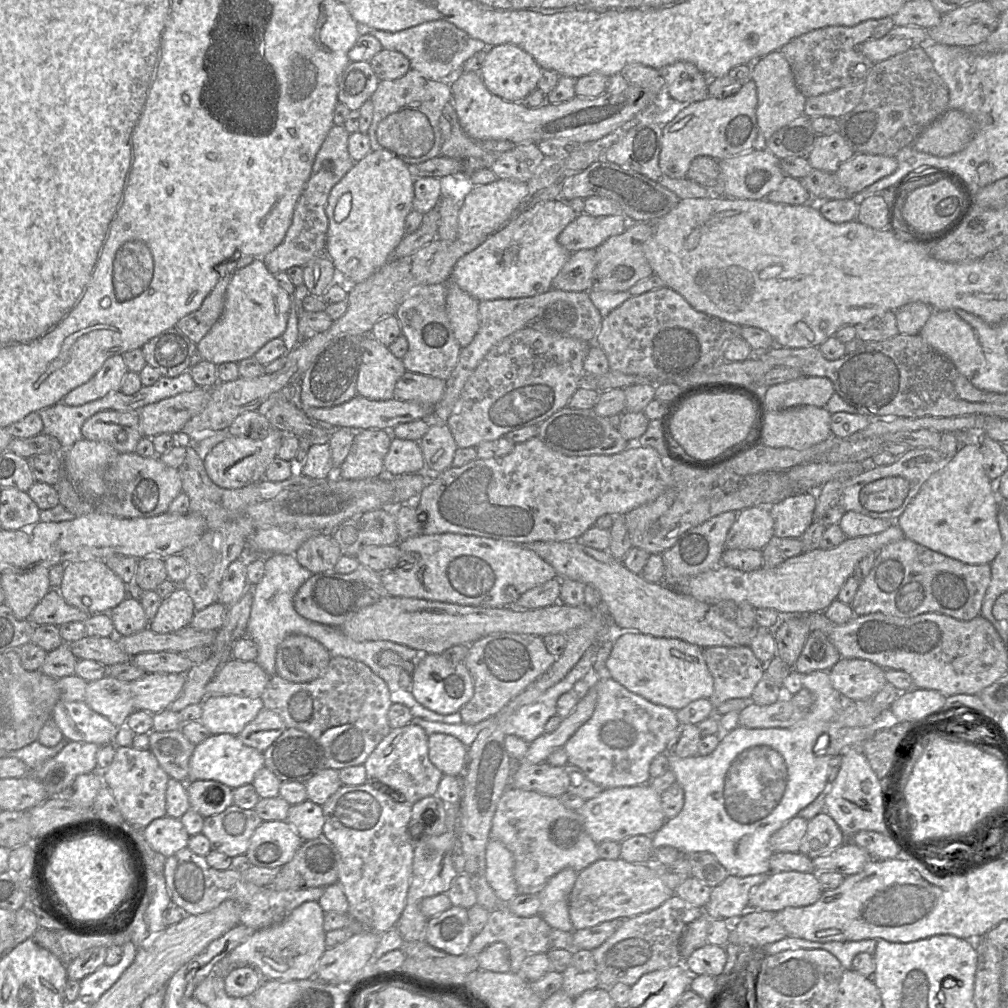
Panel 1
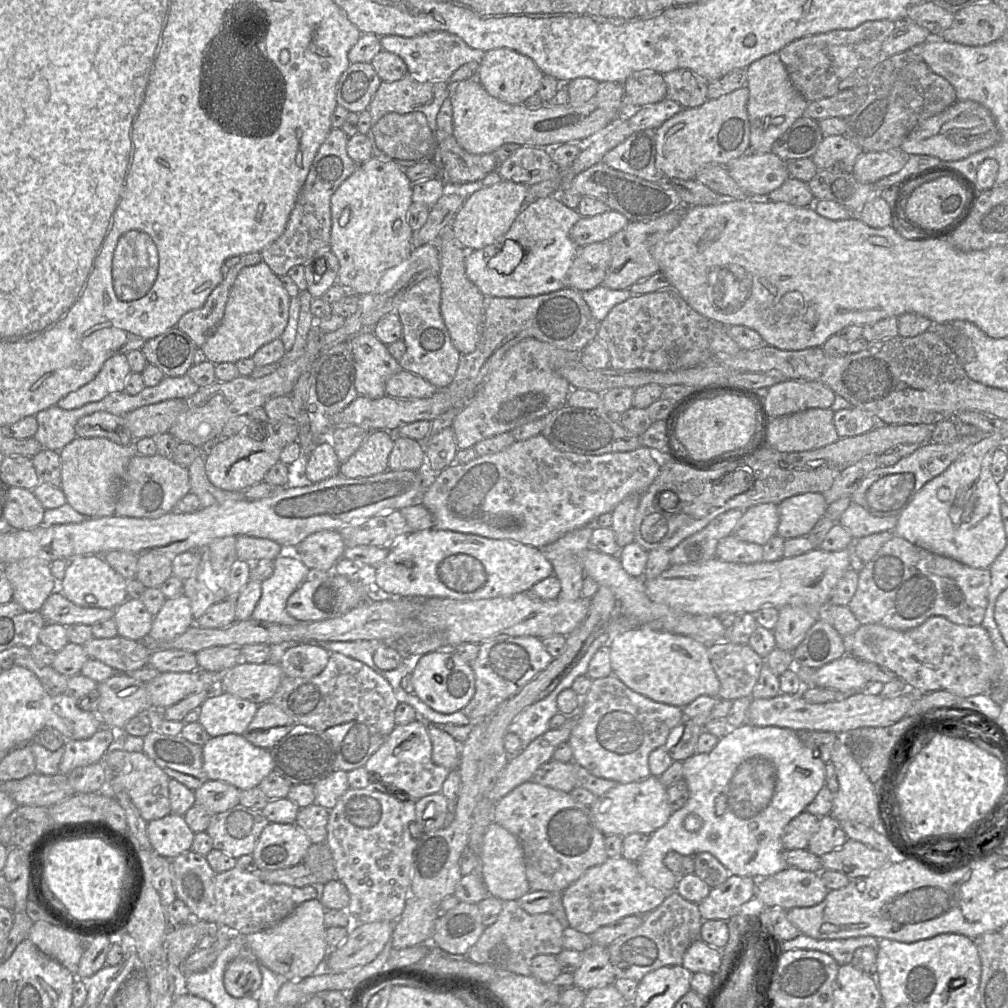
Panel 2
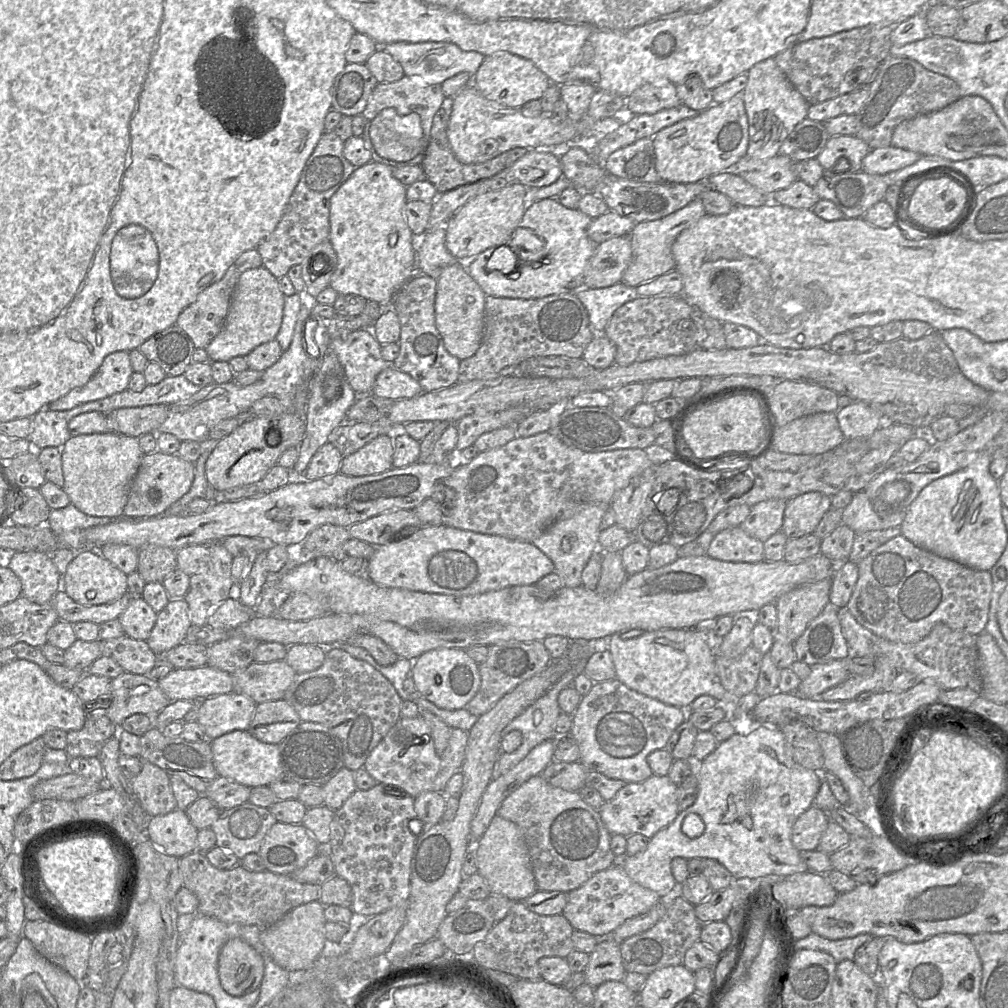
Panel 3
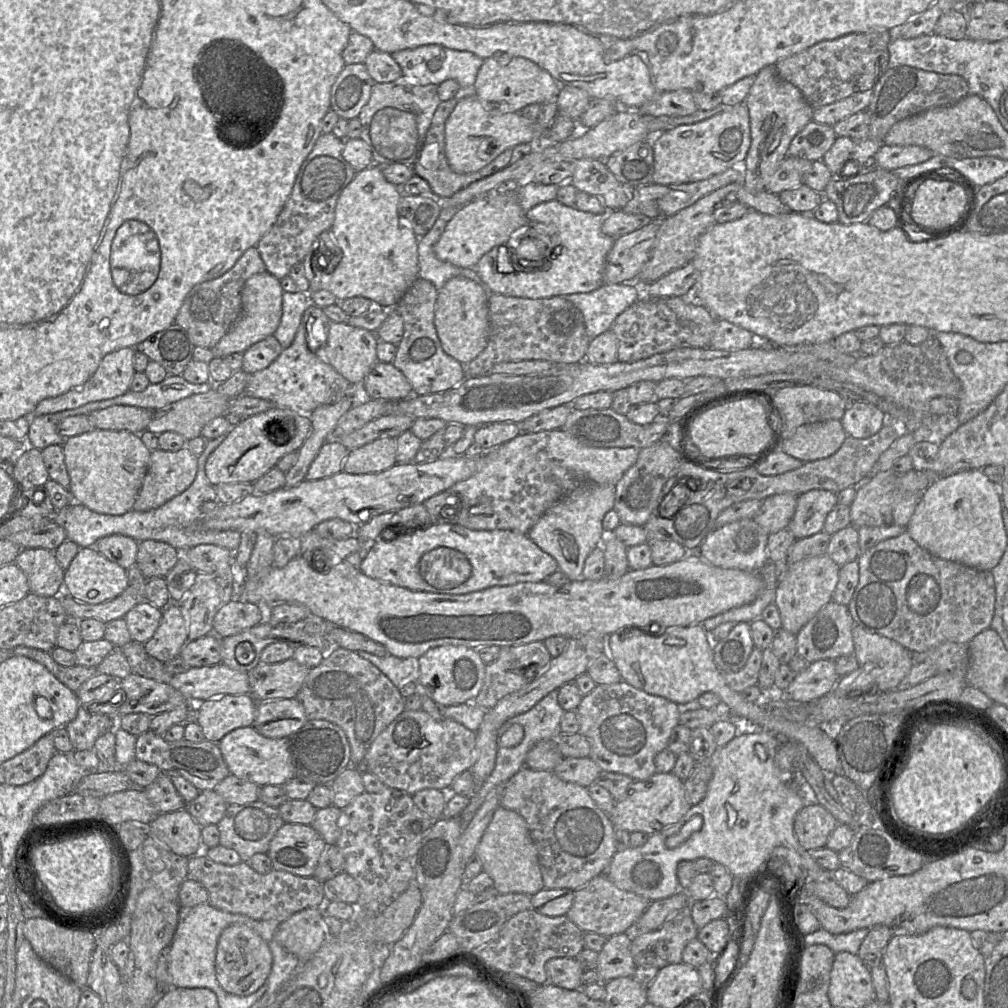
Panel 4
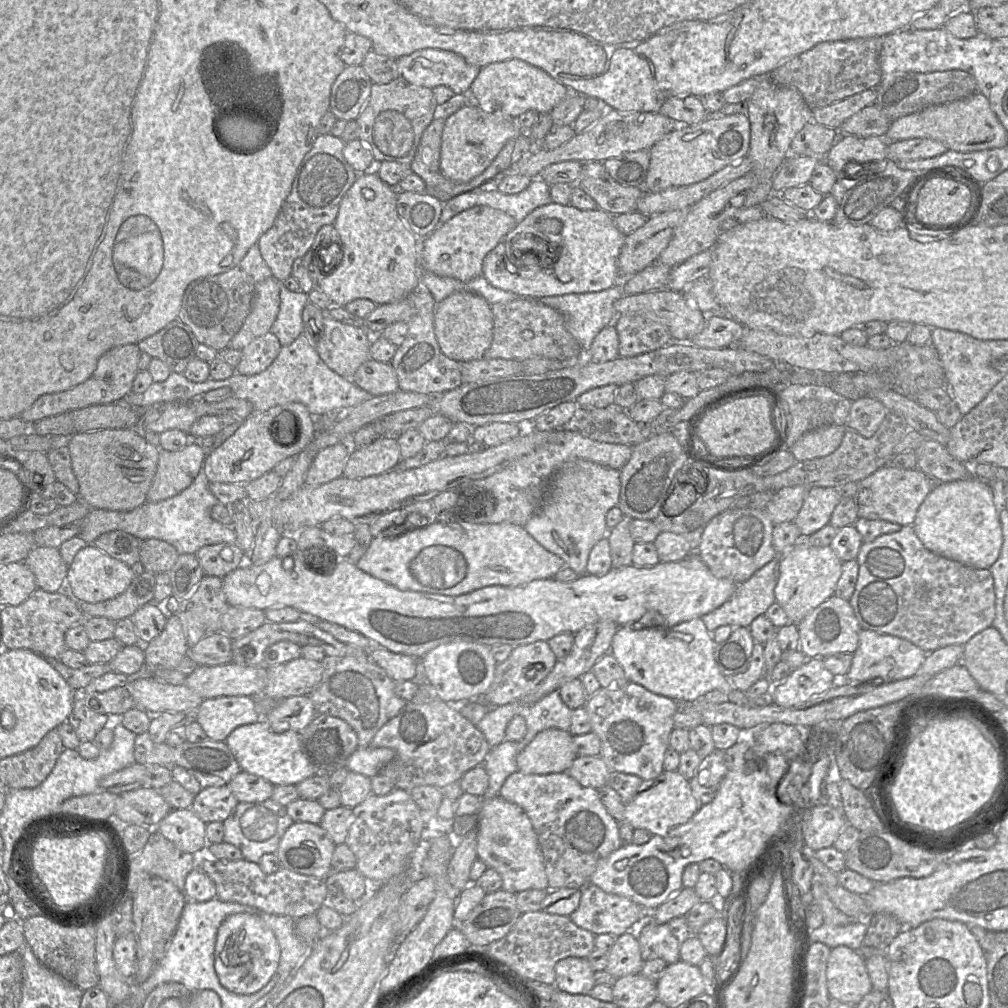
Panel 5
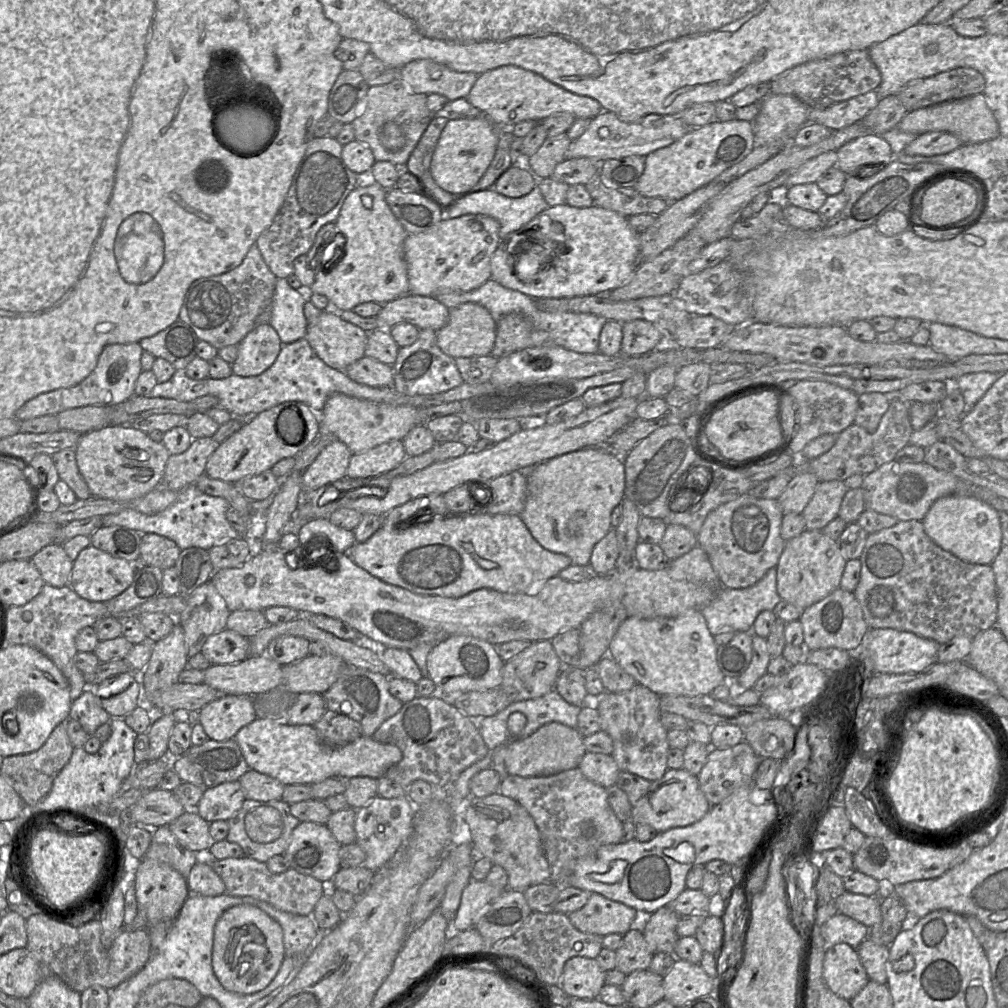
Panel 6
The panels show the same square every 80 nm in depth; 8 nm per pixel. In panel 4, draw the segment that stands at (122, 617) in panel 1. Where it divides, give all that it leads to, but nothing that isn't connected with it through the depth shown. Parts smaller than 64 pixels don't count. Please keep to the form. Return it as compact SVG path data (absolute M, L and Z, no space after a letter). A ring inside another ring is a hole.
M144 601L125 615L124 620L132 641L145 644L152 638L161 622L162 610Z

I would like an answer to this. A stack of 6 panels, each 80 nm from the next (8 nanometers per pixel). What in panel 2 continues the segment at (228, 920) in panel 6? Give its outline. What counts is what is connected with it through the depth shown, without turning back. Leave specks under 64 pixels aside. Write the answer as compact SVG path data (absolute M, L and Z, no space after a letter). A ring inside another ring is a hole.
M236 958L225 969L224 987L235 998L257 996L261 983L259 962Z

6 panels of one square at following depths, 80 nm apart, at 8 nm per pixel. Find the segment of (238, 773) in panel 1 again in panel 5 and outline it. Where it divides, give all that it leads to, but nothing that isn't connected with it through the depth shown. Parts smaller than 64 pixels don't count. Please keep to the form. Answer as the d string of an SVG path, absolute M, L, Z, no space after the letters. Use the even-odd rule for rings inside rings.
M266 721L239 726L225 740L242 771L265 778L273 785L297 785L315 775L315 769L302 750L299 733L273 732Z

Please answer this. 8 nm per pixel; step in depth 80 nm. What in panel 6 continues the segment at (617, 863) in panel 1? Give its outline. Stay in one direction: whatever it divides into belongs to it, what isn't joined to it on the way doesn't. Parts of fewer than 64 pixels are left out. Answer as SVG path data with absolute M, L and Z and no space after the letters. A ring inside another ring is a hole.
M591 893L588 902L581 909L568 914L568 918L581 932L606 936L626 934L639 923L641 915L623 903Z

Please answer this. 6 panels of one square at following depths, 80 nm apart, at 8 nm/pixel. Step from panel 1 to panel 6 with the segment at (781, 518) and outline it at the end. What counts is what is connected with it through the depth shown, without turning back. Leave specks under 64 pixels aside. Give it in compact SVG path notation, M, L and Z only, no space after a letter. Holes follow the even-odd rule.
M844 481L819 482L814 494L802 511L807 530L821 530L838 517L842 500L847 493Z

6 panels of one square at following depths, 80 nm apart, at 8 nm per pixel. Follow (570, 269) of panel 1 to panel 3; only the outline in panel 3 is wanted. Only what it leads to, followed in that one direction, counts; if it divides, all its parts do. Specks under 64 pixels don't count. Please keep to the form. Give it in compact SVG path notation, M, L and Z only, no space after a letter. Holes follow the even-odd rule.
M629 235L598 244L585 267L583 288L605 288L620 282L631 260Z

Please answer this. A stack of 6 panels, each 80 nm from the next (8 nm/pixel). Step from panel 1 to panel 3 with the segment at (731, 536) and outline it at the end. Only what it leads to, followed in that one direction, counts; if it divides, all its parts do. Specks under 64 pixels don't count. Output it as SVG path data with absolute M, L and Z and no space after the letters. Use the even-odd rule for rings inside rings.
M772 499L753 505L750 513L740 527L751 537L765 542L781 531L786 501Z

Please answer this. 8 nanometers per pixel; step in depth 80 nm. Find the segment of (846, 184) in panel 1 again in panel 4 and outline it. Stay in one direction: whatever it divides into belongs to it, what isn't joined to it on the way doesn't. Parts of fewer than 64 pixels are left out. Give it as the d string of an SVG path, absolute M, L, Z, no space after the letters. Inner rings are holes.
M882 144L874 158L878 168L892 171L896 168L924 162L934 155L933 151L921 146L890 146Z

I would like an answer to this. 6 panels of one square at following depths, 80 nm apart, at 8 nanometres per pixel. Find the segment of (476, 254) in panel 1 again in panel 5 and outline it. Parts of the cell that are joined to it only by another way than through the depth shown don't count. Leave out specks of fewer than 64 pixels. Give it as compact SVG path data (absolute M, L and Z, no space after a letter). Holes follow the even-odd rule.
M551 202L534 209L523 221L551 239L553 252L550 259L542 257L538 263L516 267L518 258L512 253L506 257L505 244L501 241L485 256L482 263L482 275L492 286L520 297L540 299L571 293L599 292L621 282L618 257L626 235L615 226L613 215L599 208L580 210L570 204Z

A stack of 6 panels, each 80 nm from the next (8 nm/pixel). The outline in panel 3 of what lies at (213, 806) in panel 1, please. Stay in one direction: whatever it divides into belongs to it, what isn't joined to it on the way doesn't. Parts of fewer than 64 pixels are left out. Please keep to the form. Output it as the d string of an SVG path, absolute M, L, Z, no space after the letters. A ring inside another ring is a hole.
M218 776L201 795L212 800L219 809L228 809L247 802L250 789L228 778Z

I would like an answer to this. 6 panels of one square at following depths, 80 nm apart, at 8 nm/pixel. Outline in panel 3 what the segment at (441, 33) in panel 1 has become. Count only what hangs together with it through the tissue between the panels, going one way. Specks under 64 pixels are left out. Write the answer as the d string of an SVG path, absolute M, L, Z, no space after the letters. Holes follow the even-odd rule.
M426 41L418 43L392 42L380 46L403 67L404 75L422 81L422 84L441 84L460 73L475 75L485 56L476 51L465 51L451 42Z

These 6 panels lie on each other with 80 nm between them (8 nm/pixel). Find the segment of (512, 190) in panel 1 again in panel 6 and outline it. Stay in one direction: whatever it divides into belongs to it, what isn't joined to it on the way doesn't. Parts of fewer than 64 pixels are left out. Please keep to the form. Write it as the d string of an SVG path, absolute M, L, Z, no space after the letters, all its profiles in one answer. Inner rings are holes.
M482 214L442 219L429 230L408 234L403 252L407 266L408 293L436 297L441 293L472 291L491 279L491 258L501 243L499 222Z

